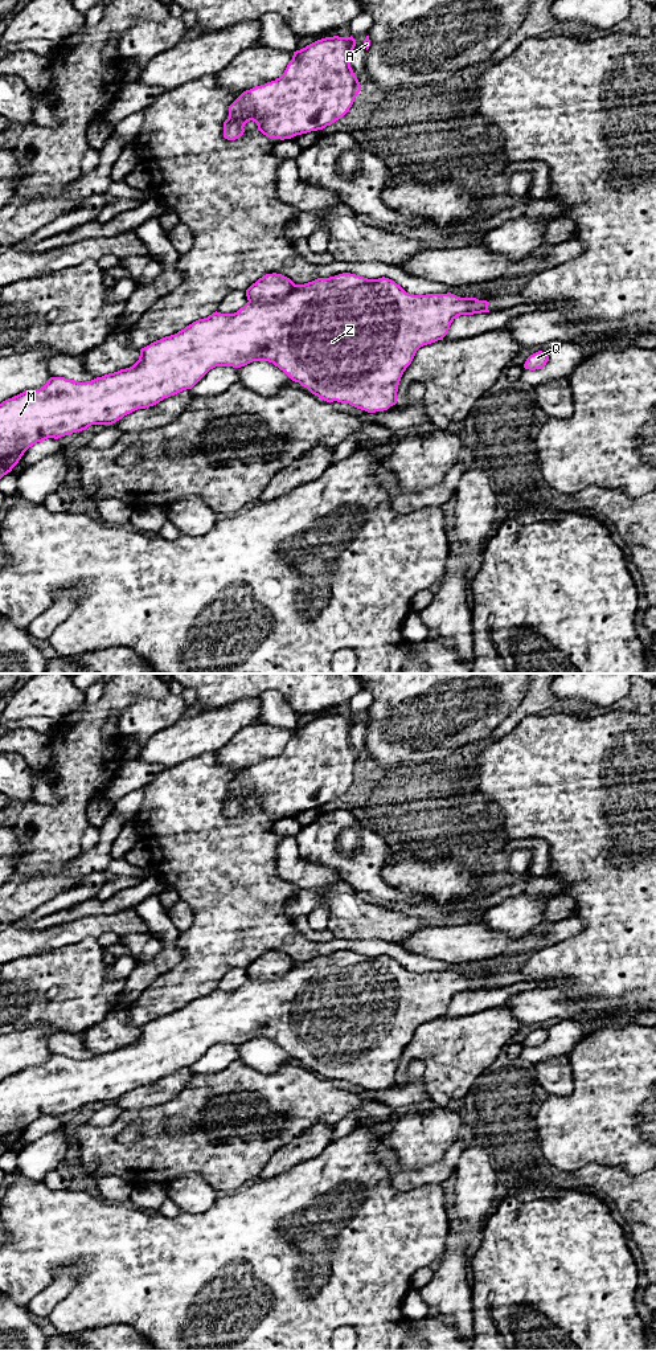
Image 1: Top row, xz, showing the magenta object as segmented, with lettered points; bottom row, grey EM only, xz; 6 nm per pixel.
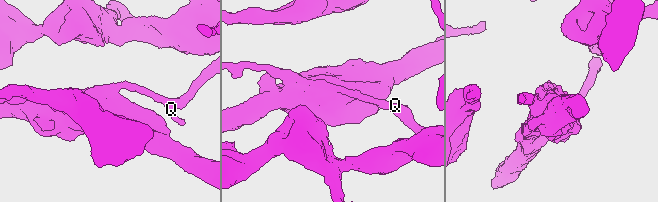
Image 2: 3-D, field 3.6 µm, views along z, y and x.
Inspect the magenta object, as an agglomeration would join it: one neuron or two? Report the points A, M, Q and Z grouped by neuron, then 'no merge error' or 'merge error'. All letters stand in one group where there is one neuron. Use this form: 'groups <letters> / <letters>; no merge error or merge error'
groups A M Z / Q; merge error

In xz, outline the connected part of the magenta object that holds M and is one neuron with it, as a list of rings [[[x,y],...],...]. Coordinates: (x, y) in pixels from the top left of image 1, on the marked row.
[[[343,273],[329,278],[317,278],[304,284],[294,284],[291,292],[278,302],[247,302],[234,314],[221,314],[216,311],[208,318],[193,322],[177,333],[165,336],[142,348],[139,360],[130,368],[120,369],[118,372],[108,373],[86,382],[78,382],[65,377],[50,377],[42,388],[25,390],[12,398],[3,401],[0,404],[0,479],[11,472],[12,468],[19,463],[24,453],[37,442],[42,442],[48,438],[58,439],[73,433],[86,430],[91,425],[112,425],[116,421],[122,419],[124,415],[138,409],[153,406],[164,398],[175,396],[183,390],[192,389],[210,369],[216,367],[241,368],[253,361],[268,361],[283,370],[292,381],[299,382],[312,394],[327,402],[337,401],[341,404],[349,404],[368,413],[388,410],[390,406],[397,404],[397,392],[401,377],[406,368],[411,364],[417,351],[423,345],[443,340],[443,337],[448,333],[451,323],[458,316],[489,312],[488,306],[489,302],[487,300],[479,300],[476,298],[460,298],[451,292],[414,295],[406,292],[399,284],[385,277],[378,279],[368,279],[356,274]]]

